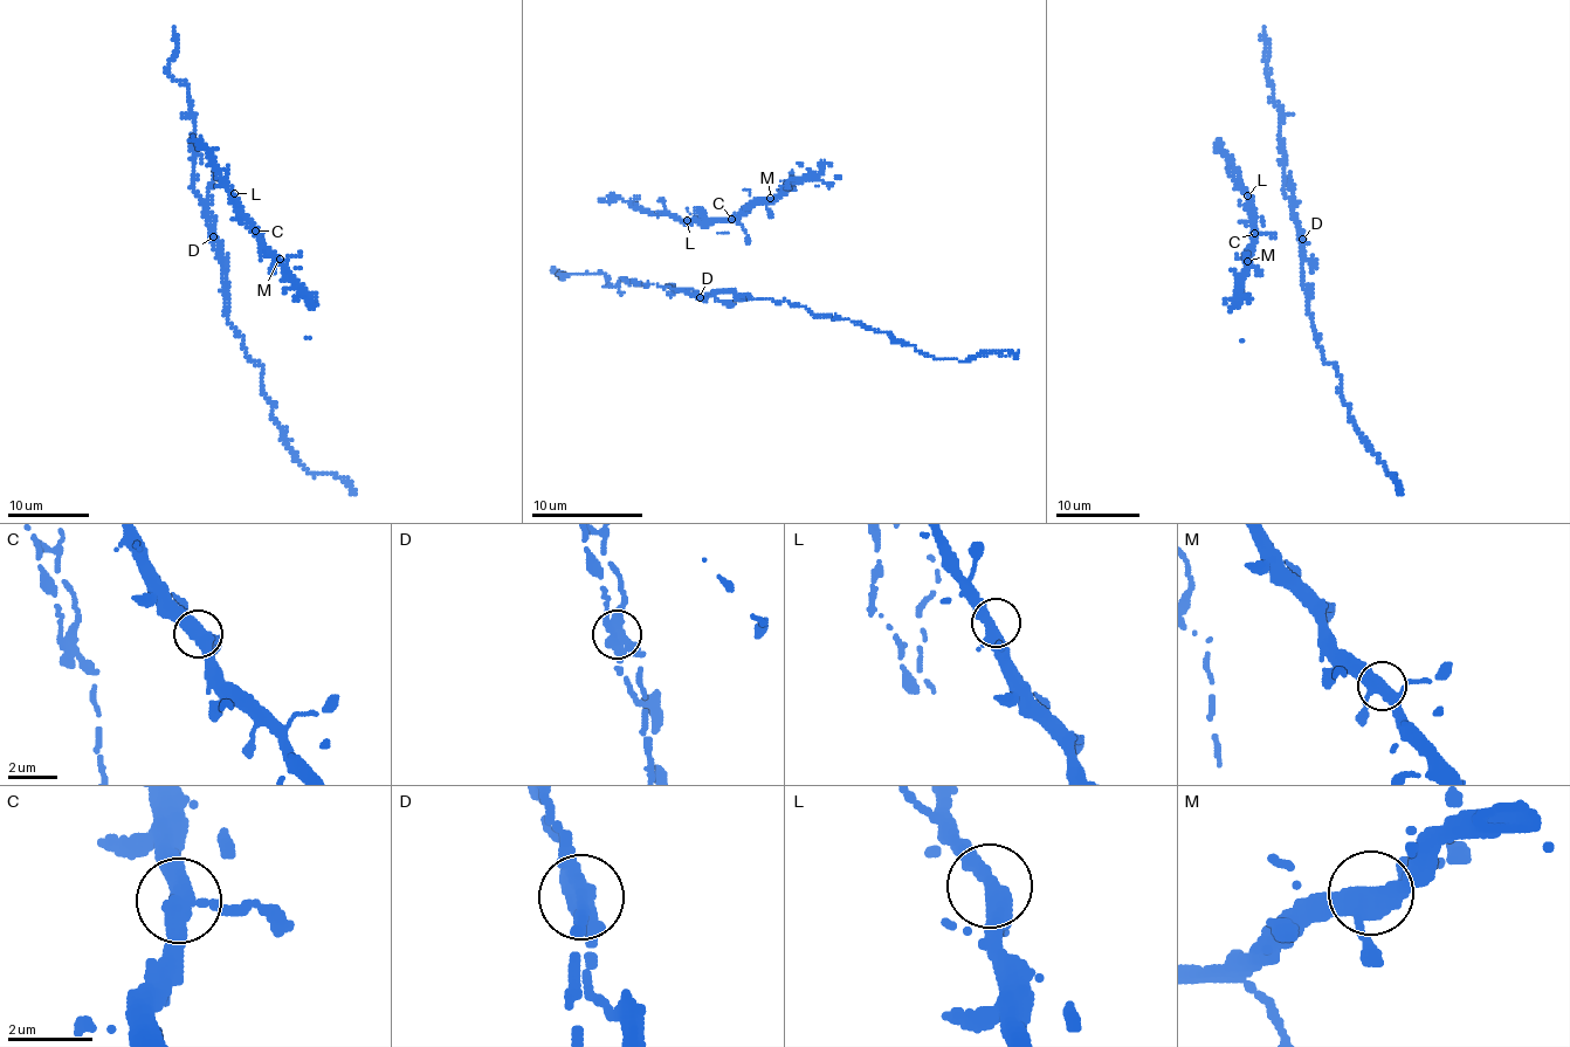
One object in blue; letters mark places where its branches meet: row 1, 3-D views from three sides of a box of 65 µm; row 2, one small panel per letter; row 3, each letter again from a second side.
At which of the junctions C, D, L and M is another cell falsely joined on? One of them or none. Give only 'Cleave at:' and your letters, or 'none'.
Cleave at: D

